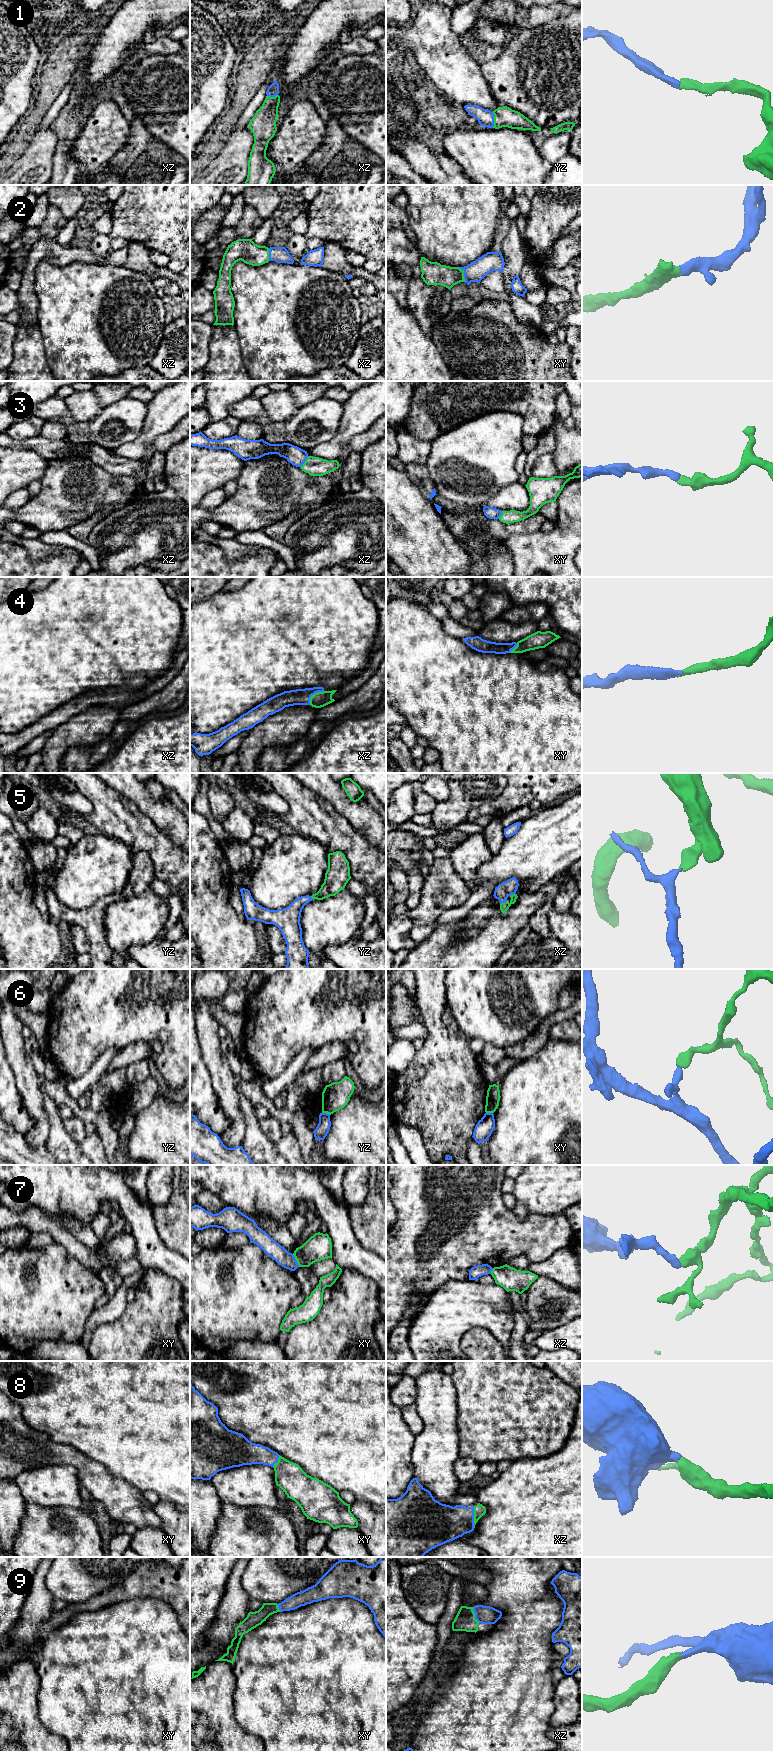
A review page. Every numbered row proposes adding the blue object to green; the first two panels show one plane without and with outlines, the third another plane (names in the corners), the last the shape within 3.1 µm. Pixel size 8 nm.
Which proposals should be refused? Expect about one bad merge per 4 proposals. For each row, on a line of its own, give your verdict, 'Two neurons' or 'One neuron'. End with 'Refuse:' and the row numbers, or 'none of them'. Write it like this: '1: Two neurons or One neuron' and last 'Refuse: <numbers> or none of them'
1: One neuron
2: One neuron
3: One neuron
4: One neuron
5: One neuron
6: Two neurons
7: Two neurons
8: One neuron
9: One neuron
Refuse: 6, 7

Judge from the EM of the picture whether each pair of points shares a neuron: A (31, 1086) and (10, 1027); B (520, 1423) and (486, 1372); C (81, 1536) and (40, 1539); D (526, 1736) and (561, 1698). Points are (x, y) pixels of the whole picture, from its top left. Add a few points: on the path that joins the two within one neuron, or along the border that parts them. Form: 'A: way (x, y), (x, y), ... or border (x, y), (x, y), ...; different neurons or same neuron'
A: way (24, 1071), (14, 1051), (13, 1042); same neuron
B: way (510, 1410), (505, 1405), (496, 1385); same neuron
C: way (71, 1538), (50, 1539); same neuron
D: border (555, 1686), (553, 1694), (554, 1713), (550, 1718); different neurons

